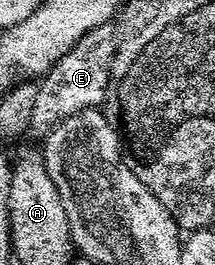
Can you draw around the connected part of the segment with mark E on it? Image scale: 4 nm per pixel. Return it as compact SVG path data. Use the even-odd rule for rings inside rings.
M107 24L86 32L58 60L47 74L39 79L34 96L34 112L30 116L28 125L31 133L47 135L48 131L64 118L74 116L83 110L103 107L110 94L110 83L112 82L112 61L116 59L116 43L118 41L118 30L115 25Z

